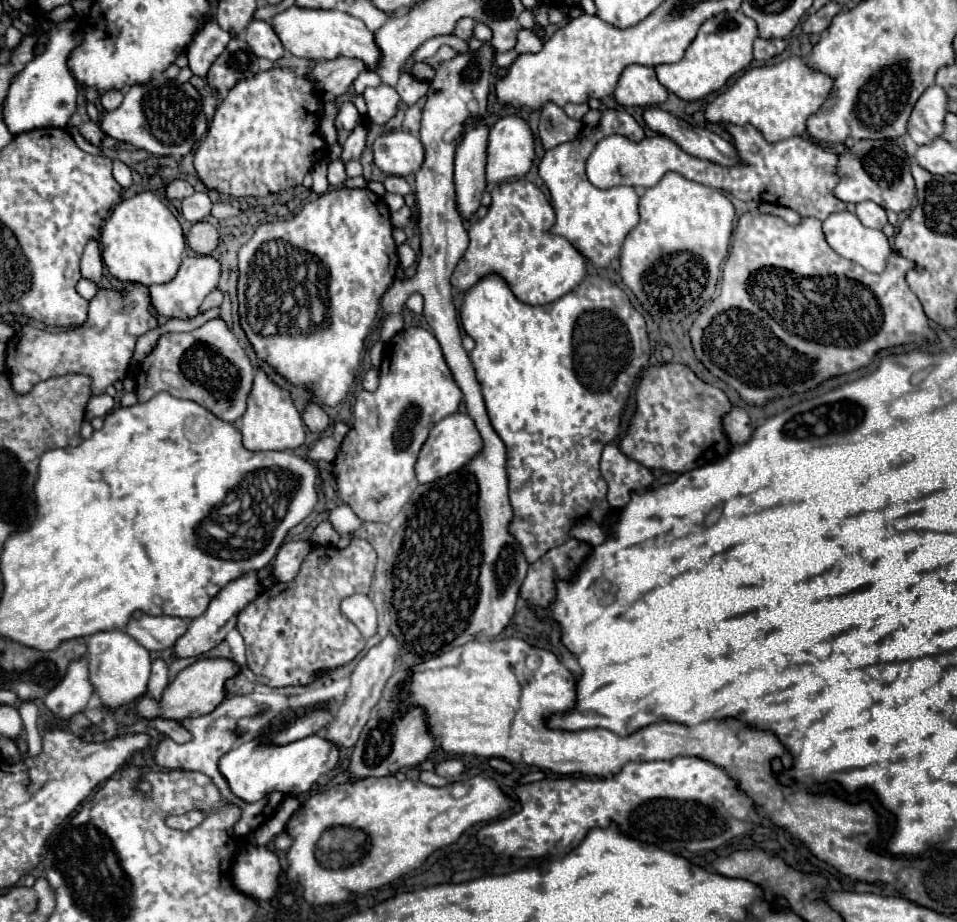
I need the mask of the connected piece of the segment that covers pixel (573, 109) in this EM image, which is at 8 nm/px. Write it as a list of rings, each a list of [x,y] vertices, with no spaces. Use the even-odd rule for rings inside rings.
[[[567,104],[563,110],[567,112],[569,118],[573,118],[573,120],[581,120],[581,118],[587,114],[589,106],[587,106],[587,104]]]

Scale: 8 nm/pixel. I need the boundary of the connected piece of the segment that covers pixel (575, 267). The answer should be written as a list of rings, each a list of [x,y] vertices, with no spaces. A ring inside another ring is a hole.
[[[515,180],[515,182],[503,182],[501,186],[497,186],[491,192],[491,198],[493,198],[493,204],[489,206],[487,216],[481,218],[477,224],[469,226],[469,248],[465,250],[463,258],[455,268],[453,286],[457,286],[461,292],[467,292],[481,278],[497,274],[509,284],[517,300],[529,306],[545,306],[565,296],[565,292],[571,292],[585,276],[585,260],[563,236],[549,234],[549,228],[553,226],[553,220],[555,220],[555,212],[549,200],[545,198],[545,194],[527,180]]]

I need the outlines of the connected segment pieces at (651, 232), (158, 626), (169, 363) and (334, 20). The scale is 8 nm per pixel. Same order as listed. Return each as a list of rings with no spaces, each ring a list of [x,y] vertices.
[[[667,172],[659,184],[641,194],[639,214],[639,224],[627,234],[621,248],[621,280],[655,322],[663,318],[681,322],[699,312],[715,292],[719,266],[731,240],[735,208],[719,190]]]
[[[143,616],[139,620],[131,618],[125,632],[133,636],[147,650],[167,650],[175,644],[179,636],[187,630],[187,622],[183,618],[171,616]]]
[[[221,318],[205,322],[201,328],[187,334],[165,334],[143,360],[137,378],[137,400],[147,402],[157,392],[165,390],[175,398],[193,400],[207,408],[223,422],[235,422],[247,408],[247,396],[253,386],[253,366]]]
[[[291,6],[273,18],[273,30],[283,42],[283,48],[299,58],[311,60],[335,60],[339,56],[357,58],[369,70],[375,70],[381,62],[381,50],[375,42],[375,34],[355,16],[339,10],[307,10]]]

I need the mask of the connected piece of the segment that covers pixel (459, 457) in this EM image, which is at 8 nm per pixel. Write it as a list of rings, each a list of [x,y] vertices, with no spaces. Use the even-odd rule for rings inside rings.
[[[455,412],[447,418],[443,418],[441,422],[437,422],[431,432],[427,442],[423,444],[419,458],[415,462],[415,476],[419,484],[427,484],[433,482],[437,478],[443,478],[451,472],[457,472],[457,468],[465,466],[477,452],[481,450],[481,436],[473,424],[473,420],[467,414]]]

